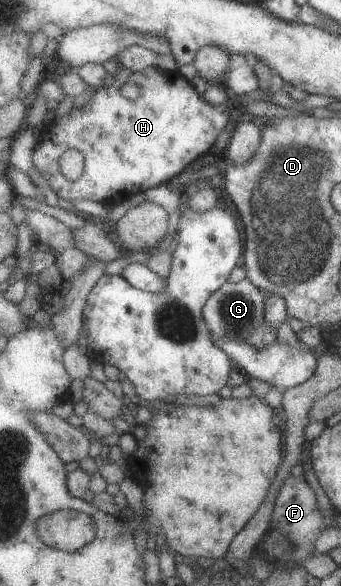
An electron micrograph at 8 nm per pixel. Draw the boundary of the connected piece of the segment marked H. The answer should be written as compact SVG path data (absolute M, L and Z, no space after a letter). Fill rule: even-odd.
M156 66L144 68L140 72L120 70L118 76L111 77L102 88L90 93L90 100L81 109L72 109L70 114L58 118L56 122L44 124L45 129L32 152L32 164L60 198L68 201L94 201L106 206L117 204L126 197L168 183L185 172L202 154L213 149L216 138L231 119L232 103L213 105L204 100L202 95L178 70L170 71ZM127 83L136 84L140 88L140 96L136 100L120 94L120 88ZM68 150L78 150L84 156L84 171L74 181L64 178L60 172L60 158Z

